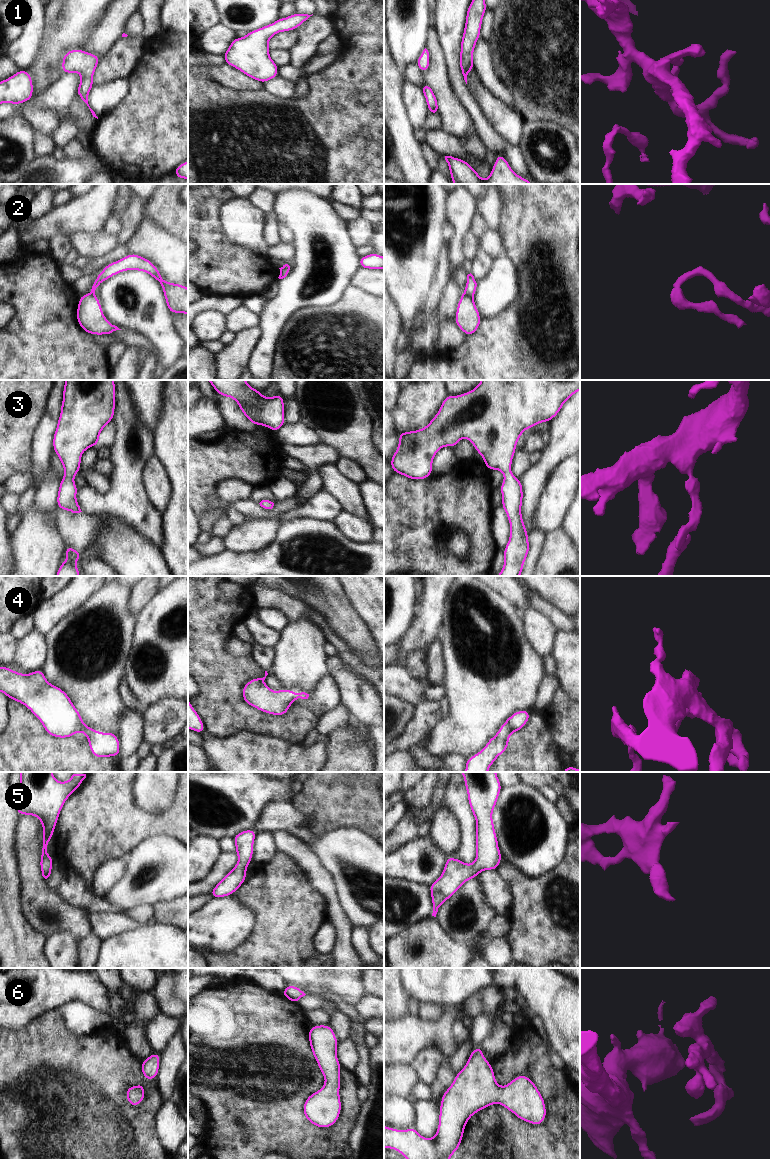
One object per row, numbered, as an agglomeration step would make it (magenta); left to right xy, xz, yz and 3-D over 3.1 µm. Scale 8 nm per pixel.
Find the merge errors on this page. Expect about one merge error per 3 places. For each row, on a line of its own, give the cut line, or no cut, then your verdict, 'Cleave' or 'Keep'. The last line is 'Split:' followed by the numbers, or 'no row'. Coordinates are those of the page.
1: No split. Keep
2: Split along yz (464, 292), (472, 298). Cleave
3: No split. Keep
4: No split. Keep
5: No split. Keep
6: No split. Keep
Split: 2.

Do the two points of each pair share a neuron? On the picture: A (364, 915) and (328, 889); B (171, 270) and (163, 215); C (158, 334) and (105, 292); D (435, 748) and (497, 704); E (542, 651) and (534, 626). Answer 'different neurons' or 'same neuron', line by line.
A: different neurons
B: different neurons
C: same neuron
D: same neuron
E: same neuron

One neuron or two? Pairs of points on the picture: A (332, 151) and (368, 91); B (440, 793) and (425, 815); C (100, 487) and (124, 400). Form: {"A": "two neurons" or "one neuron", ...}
{"A": "one neuron", "B": "one neuron", "C": "two neurons"}

